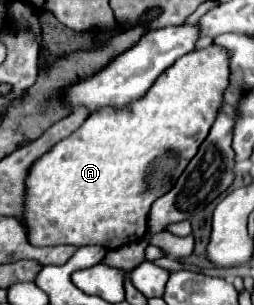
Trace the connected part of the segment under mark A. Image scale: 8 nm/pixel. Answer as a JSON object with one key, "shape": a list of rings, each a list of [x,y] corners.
{"shape":[[[210,44],[208,48],[202,50],[194,50],[192,54],[186,54],[184,58],[178,58],[168,70],[164,70],[164,74],[160,74],[160,78],[150,86],[150,90],[144,94],[144,98],[138,98],[136,102],[124,106],[124,108],[114,108],[114,106],[104,106],[100,110],[96,110],[96,114],[92,114],[72,136],[68,136],[66,140],[58,142],[50,152],[46,152],[28,172],[28,180],[26,180],[26,228],[28,228],[28,240],[30,244],[36,246],[58,246],[58,244],[76,244],[76,246],[88,246],[88,244],[96,244],[96,246],[104,246],[112,250],[128,244],[128,242],[136,242],[146,234],[146,214],[150,212],[150,206],[156,198],[160,198],[162,194],[166,194],[172,184],[176,184],[178,176],[184,172],[184,168],[188,166],[188,162],[196,156],[200,144],[204,142],[204,138],[208,136],[222,104],[224,104],[224,90],[228,88],[228,76],[230,76],[230,64],[228,64],[228,54],[222,46],[218,44]]]}

